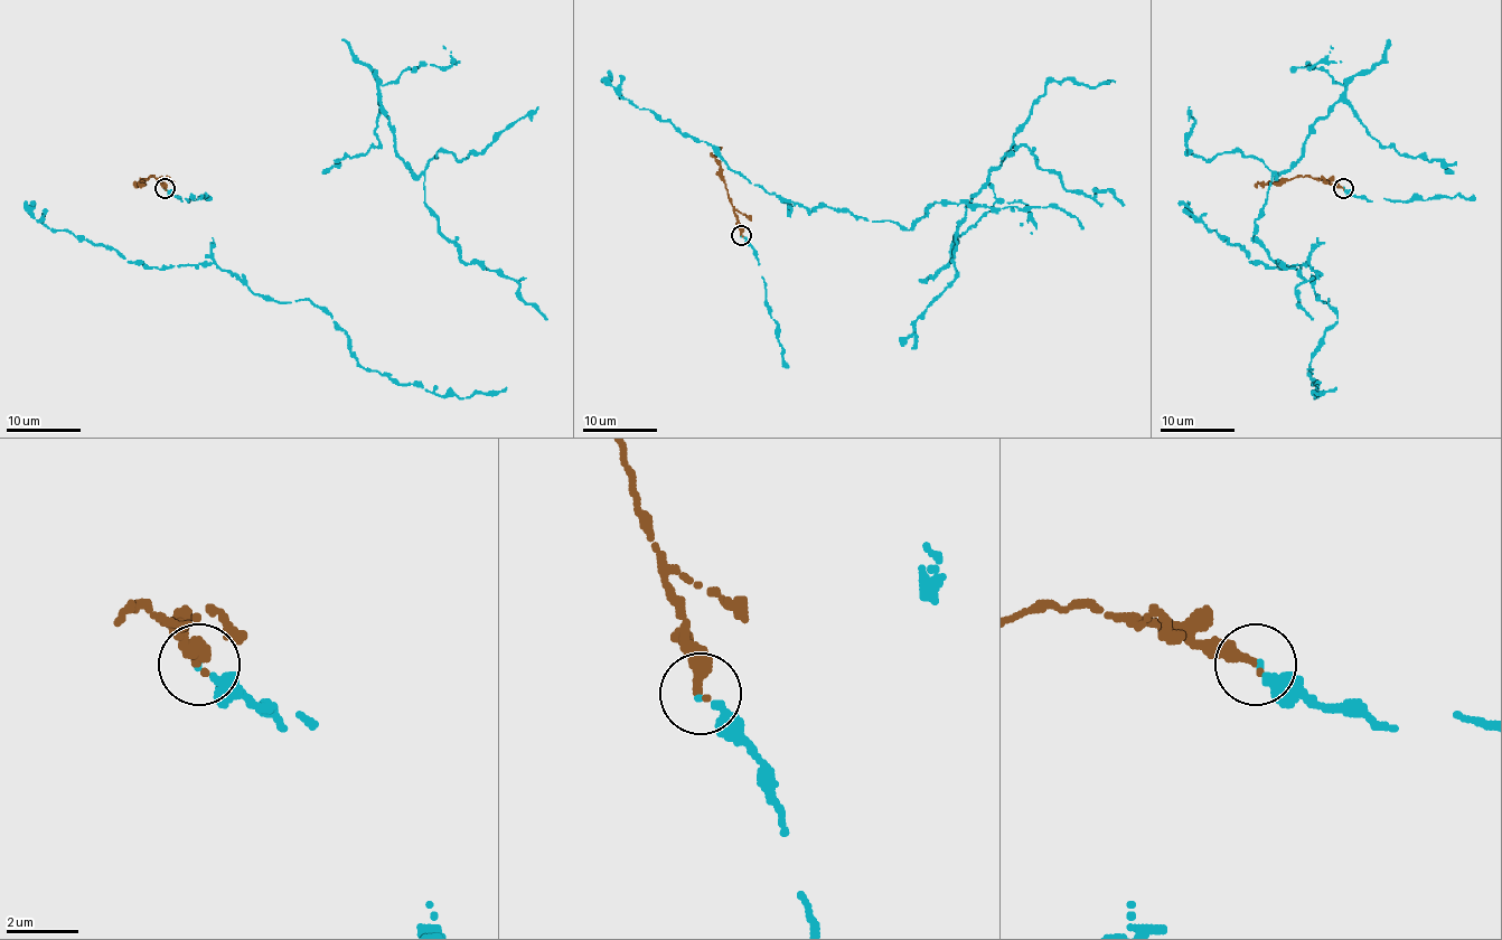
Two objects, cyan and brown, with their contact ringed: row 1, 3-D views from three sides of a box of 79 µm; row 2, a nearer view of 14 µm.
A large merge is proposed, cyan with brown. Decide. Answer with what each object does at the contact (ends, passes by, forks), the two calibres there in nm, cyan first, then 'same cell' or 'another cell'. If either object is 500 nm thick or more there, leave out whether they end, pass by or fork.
cyan ends; brown ends; calibres 200 and 320 nm; same cell

